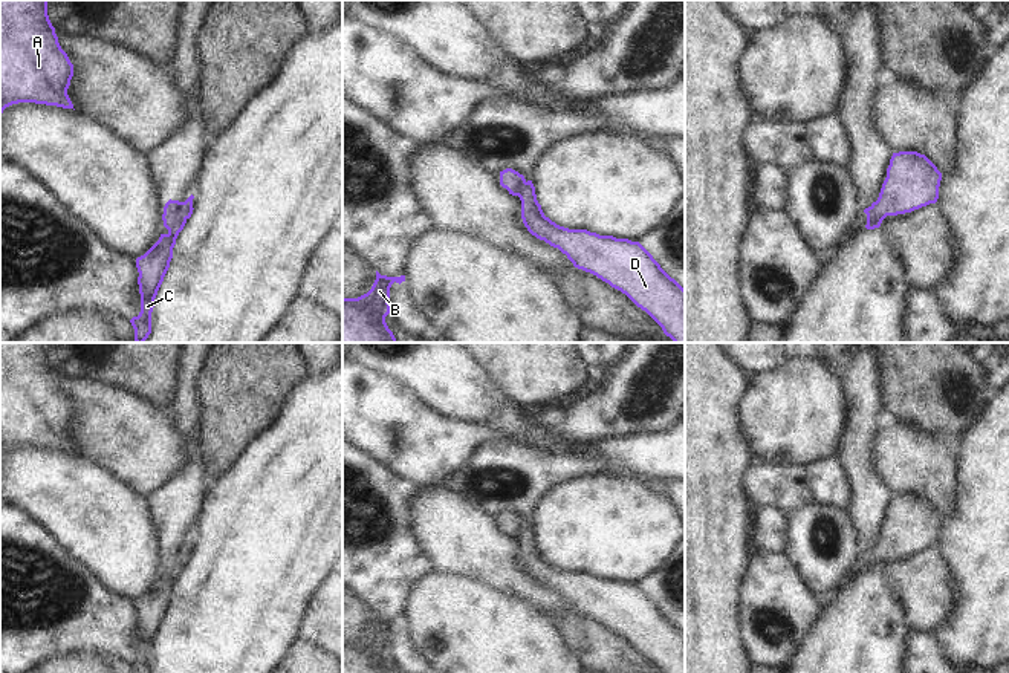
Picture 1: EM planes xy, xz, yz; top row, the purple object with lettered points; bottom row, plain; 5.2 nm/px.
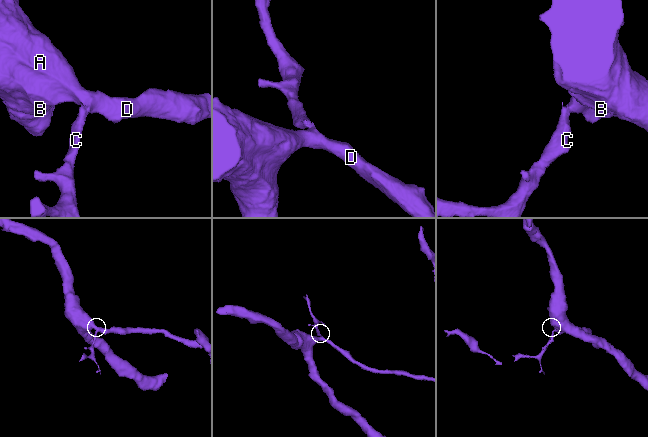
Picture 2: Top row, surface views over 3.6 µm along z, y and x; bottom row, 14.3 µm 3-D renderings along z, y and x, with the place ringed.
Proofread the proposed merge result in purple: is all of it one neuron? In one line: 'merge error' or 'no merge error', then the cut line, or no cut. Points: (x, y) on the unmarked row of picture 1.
merge error; cut yz (875, 545), (870, 555), (881, 563)

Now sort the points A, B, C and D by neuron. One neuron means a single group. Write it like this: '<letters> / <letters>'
A B D / C

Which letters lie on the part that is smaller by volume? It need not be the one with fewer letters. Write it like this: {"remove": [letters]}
{"remove": ["C"]}

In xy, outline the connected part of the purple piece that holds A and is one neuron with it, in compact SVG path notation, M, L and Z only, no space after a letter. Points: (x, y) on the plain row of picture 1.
M0 343L0 459L6 450L18 445L73 451L67 437L72 419L73 407L58 385L47 358L47 343Z

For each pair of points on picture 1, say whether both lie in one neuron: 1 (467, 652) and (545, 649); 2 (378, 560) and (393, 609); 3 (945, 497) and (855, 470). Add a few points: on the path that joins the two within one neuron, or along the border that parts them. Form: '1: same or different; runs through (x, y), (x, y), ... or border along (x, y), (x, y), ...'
1: same; runs through (486, 649), (525, 649)
2: same; runs through (384, 572), (389, 597)
3: different; border along (872, 442), (872, 465), (890, 493)

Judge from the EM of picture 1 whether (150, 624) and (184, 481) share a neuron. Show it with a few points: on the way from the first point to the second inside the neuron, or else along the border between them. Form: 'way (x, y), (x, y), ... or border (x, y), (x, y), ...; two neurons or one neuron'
way (164, 589), (171, 569), (171, 534), (176, 516); one neuron

